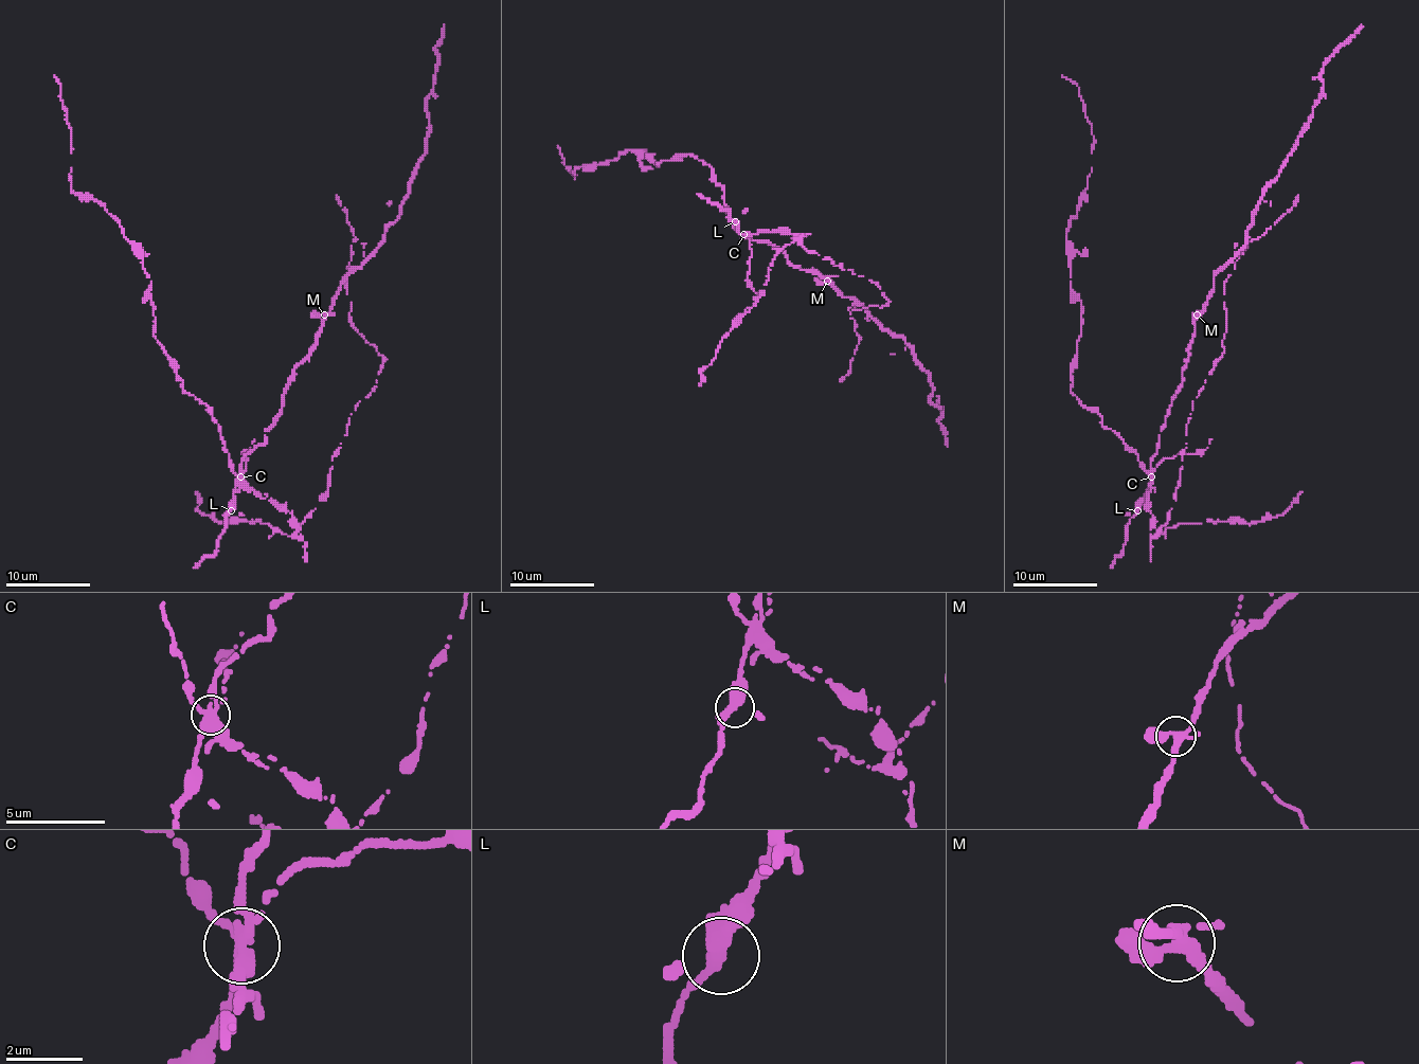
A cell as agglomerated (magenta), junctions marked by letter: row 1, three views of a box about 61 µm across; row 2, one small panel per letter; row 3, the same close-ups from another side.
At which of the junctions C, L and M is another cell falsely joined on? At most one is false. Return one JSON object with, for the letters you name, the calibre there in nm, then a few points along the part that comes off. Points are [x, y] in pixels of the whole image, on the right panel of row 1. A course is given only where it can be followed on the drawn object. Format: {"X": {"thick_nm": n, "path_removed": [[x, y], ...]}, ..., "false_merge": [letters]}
{"C": {"thick_nm": 360, "path_removed": [[1150, 476], [1071, 391], [1081, 302], [1066, 235], [1088, 188], [1094, 142], [1079, 88], [1062, 75]]}, "false_merge": ["C"]}

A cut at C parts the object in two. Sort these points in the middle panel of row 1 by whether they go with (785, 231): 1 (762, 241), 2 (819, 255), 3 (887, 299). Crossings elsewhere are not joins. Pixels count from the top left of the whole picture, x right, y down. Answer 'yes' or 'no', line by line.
1: no
2: yes
3: yes

